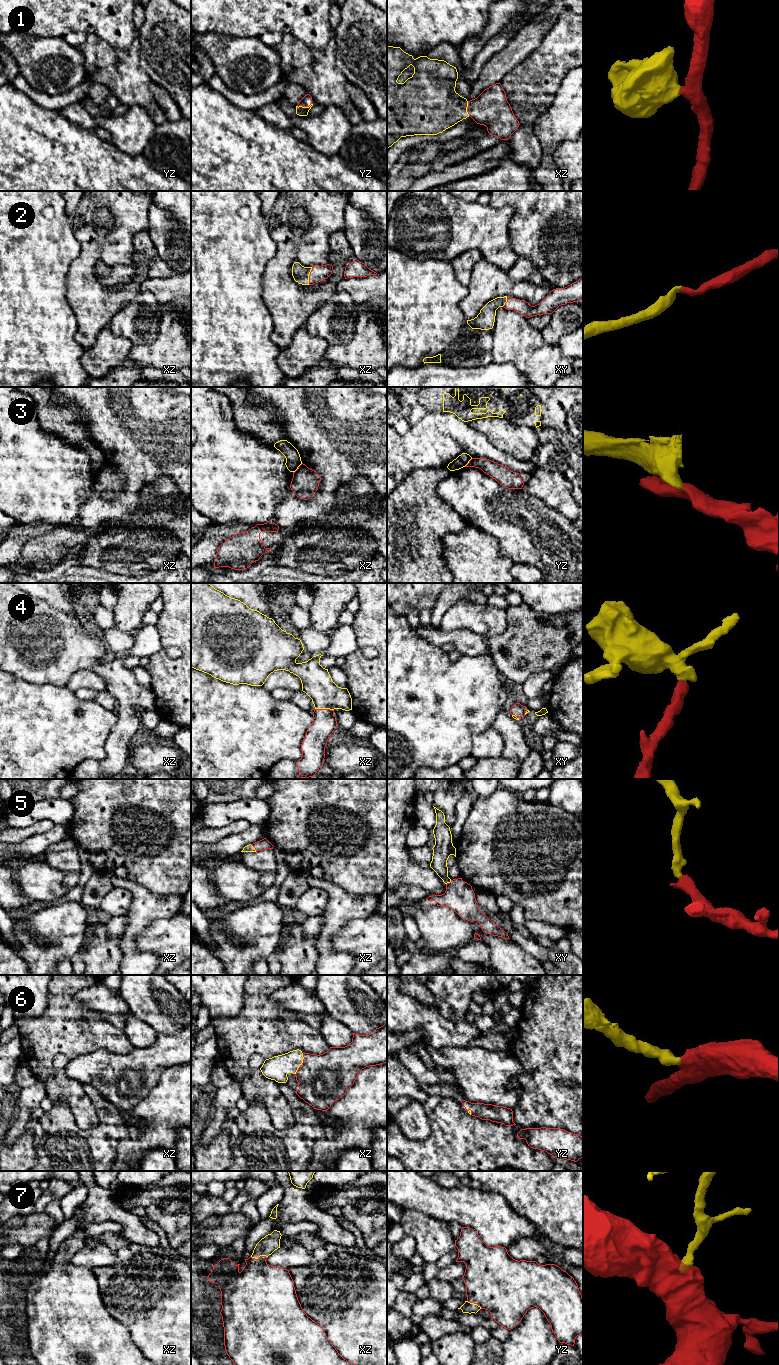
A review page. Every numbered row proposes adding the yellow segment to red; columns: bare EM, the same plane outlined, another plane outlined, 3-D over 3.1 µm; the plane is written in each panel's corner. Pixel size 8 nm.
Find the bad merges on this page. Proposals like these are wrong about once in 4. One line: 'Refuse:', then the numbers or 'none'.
Refuse: 3

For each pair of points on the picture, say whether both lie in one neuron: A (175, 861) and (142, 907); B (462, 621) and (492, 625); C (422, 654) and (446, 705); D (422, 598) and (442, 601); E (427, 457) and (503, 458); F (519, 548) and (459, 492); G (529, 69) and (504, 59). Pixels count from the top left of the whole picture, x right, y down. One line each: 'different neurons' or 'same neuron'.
A: different neurons
B: same neuron
C: same neuron
D: different neurons
E: same neuron
F: same neuron
G: different neurons

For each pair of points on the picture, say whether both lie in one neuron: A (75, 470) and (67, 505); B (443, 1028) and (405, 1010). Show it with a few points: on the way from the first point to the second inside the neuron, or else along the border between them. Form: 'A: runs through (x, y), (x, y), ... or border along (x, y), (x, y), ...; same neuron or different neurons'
A: runs through (67, 479), (67, 496); same neuron
B: runs through (434, 1022), (430, 1018), (414, 1015); same neuron

